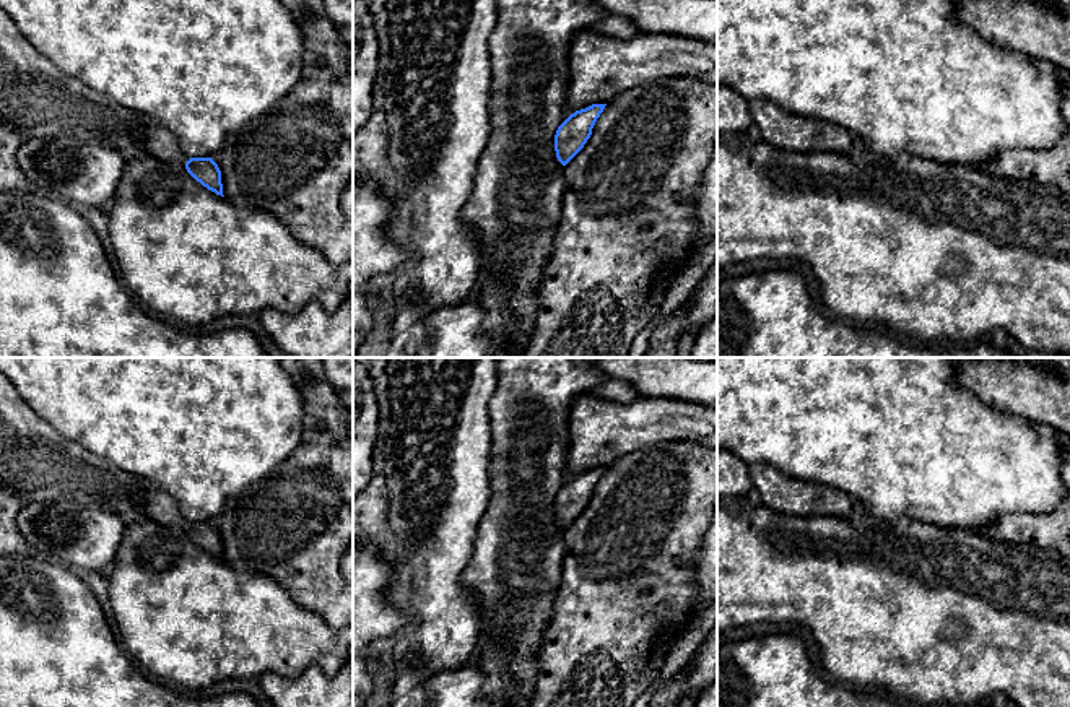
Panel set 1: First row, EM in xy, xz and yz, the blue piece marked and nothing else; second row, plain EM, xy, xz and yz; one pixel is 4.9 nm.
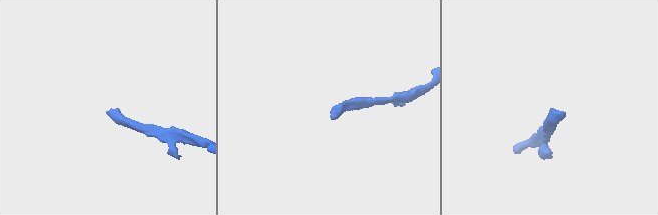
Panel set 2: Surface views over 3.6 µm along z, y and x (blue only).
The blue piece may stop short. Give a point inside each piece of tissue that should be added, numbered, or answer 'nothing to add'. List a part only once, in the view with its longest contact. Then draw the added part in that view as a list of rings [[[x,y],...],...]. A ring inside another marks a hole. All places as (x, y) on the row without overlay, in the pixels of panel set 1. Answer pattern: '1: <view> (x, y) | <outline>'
1: xy (161, 507) | [[[150,483],[145,489],[143,515],[167,528],[185,528],[190,523],[171,496]]]

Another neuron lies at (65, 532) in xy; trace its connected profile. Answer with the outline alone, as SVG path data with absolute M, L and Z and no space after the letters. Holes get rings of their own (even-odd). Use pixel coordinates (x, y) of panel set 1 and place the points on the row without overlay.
M72 499L23 502L16 525L36 557L89 570L115 561L125 530L120 515Z

